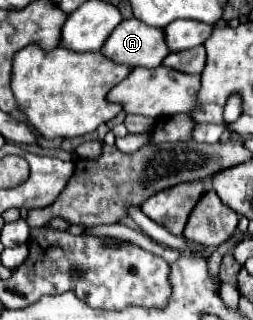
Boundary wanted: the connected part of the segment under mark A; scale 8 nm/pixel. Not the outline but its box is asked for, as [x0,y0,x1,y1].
[101,18,169,68]

